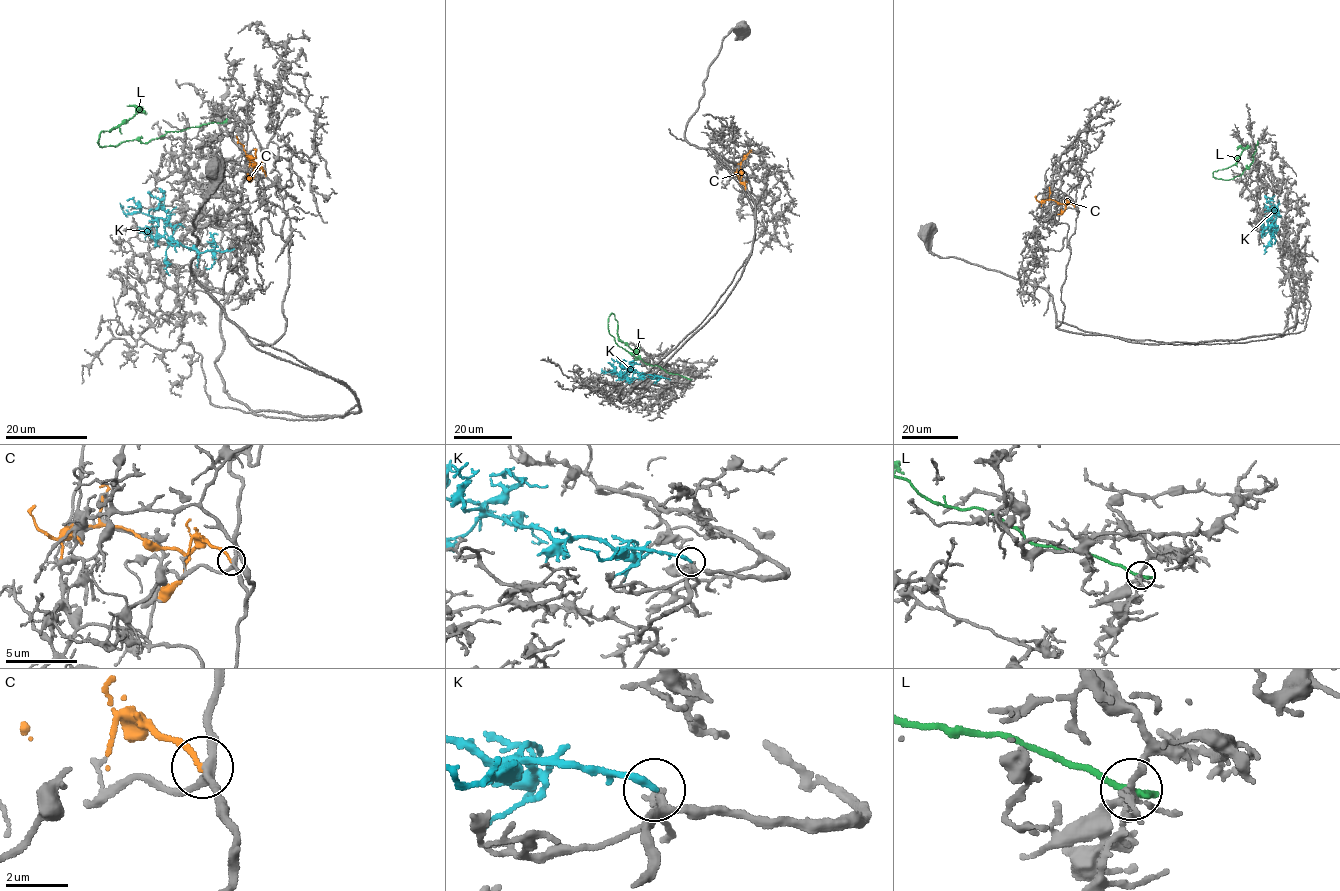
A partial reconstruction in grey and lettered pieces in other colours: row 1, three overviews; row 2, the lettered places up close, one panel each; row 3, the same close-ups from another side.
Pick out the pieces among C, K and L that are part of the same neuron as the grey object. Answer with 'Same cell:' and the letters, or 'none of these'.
Same cell: K

